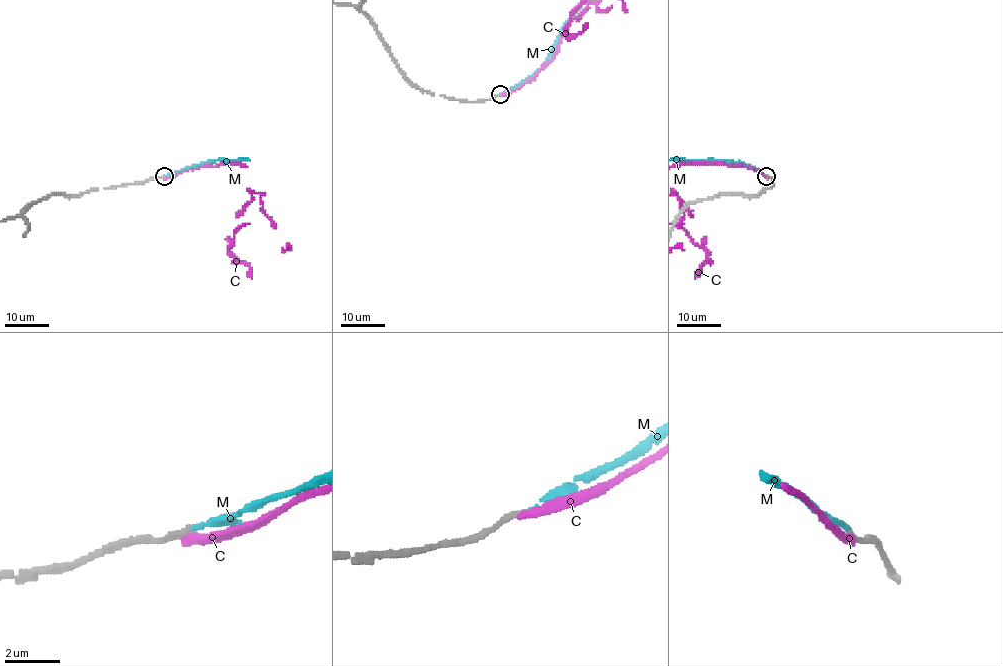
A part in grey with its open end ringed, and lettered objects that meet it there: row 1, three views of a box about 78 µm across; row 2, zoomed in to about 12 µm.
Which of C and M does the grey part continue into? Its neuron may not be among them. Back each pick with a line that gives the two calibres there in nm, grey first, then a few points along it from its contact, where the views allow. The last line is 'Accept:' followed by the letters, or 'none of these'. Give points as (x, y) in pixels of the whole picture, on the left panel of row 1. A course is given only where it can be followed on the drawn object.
M: Thickness 190 nm (grey) against 180 nm
Accept: M

